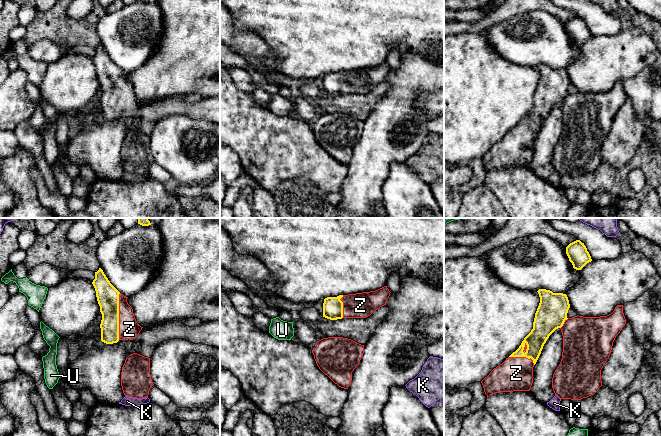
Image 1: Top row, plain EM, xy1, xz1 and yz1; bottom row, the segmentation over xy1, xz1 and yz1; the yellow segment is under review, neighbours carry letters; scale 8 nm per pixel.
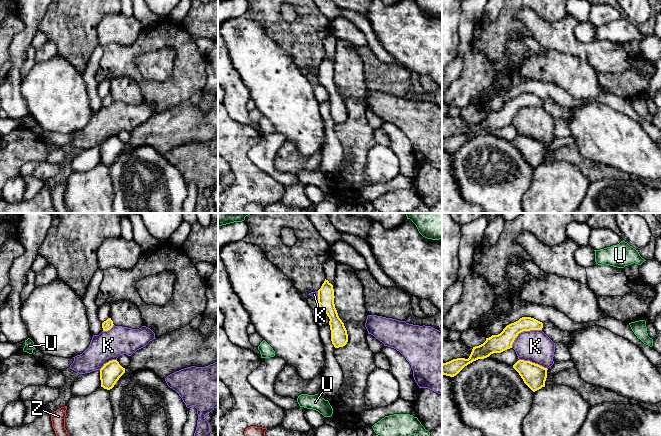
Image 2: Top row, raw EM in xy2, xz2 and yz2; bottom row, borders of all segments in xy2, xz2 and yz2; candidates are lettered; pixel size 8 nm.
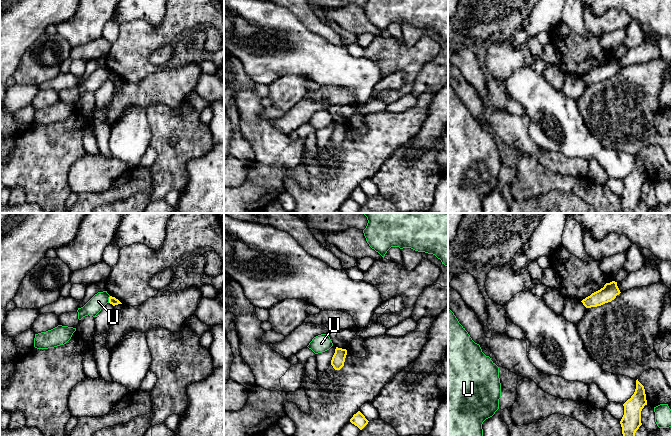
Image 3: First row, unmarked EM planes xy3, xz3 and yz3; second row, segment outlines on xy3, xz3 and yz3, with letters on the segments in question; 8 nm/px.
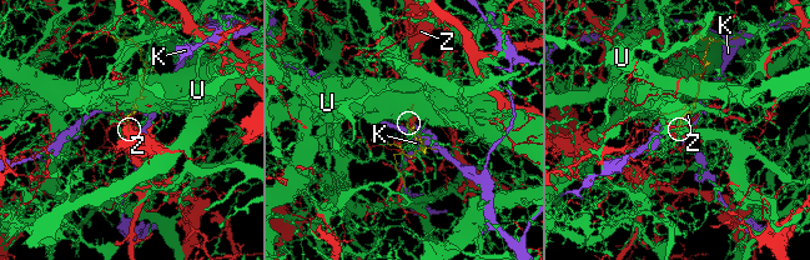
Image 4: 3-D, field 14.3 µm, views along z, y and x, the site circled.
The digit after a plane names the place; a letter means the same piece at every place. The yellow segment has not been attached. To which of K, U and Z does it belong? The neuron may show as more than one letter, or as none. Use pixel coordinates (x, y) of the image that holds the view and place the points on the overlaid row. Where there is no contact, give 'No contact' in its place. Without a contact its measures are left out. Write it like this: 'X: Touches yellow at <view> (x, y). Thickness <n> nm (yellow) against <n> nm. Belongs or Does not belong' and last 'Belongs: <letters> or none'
K: Touches yellow at yz2 (523, 330). Thickness 140 nm (yellow) against 260 nm. Does not belong
U: Touches yellow at xy3 (109, 299). Thickness 60 nm (yellow) against 120 nm. Does not belong
Z: Touches yellow at xy1 (118, 316). Thickness 180 nm (yellow) against 160 nm. Belongs
Belongs: Z

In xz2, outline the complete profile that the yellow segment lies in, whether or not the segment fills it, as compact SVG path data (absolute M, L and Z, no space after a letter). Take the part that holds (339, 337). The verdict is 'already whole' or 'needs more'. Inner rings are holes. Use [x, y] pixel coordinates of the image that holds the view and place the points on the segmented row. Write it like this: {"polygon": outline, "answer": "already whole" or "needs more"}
{"polygon": "M325 279L321 288L318 290L319 307L325 311L329 317L329 325L331 330L331 341L335 348L343 347L348 342L347 330L344 323L339 318L334 304L333 285Z", "answer": "already whole"}

